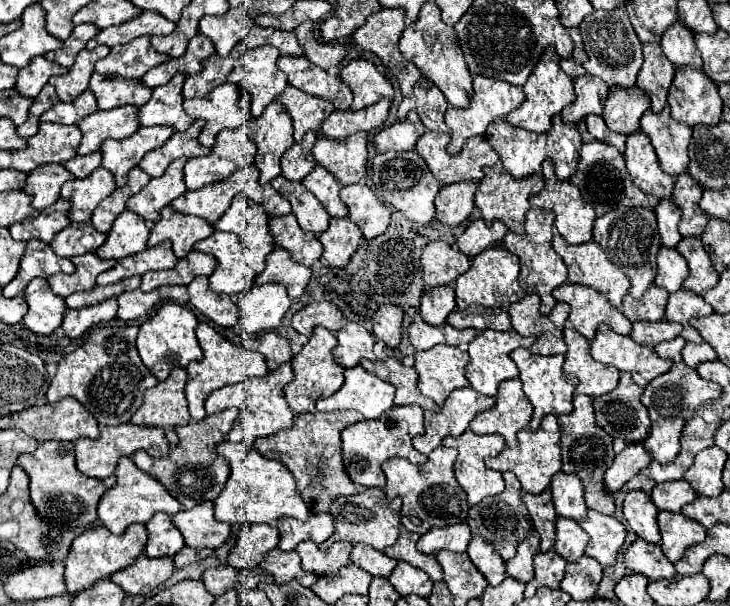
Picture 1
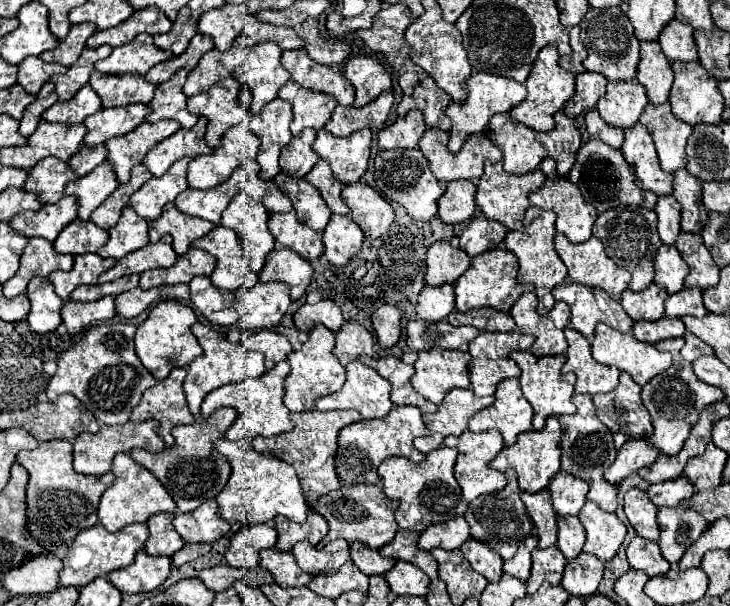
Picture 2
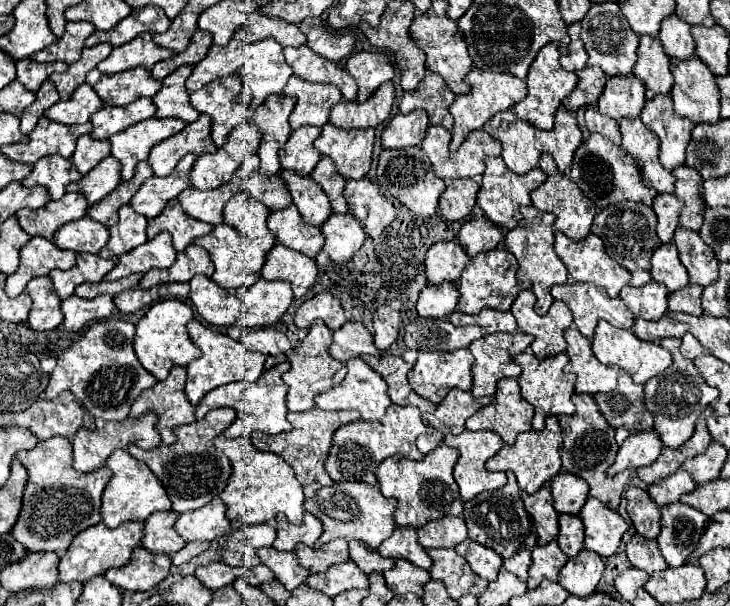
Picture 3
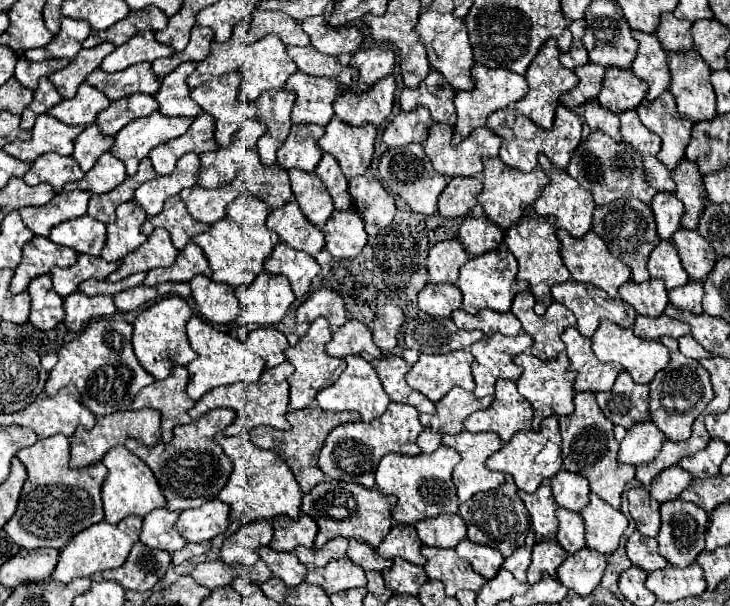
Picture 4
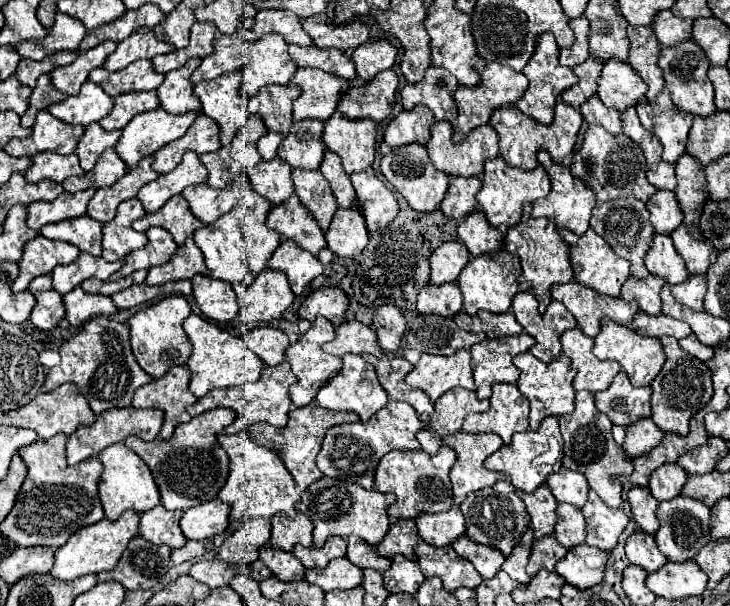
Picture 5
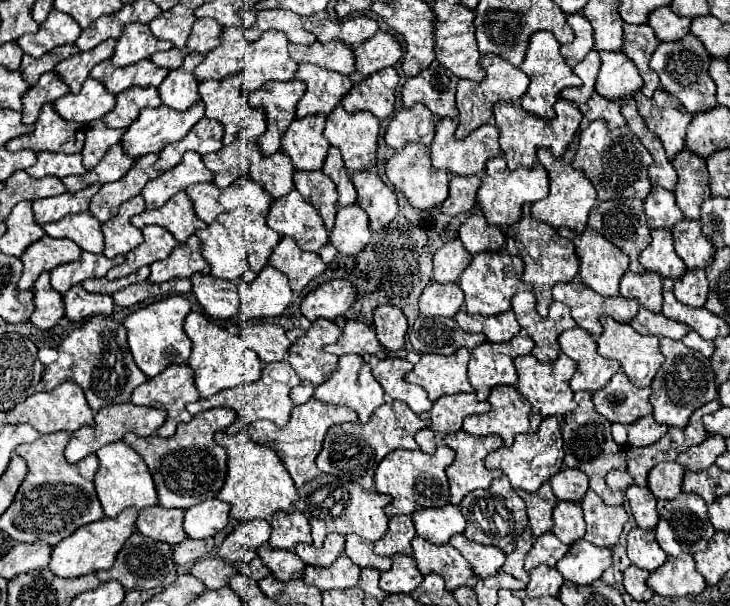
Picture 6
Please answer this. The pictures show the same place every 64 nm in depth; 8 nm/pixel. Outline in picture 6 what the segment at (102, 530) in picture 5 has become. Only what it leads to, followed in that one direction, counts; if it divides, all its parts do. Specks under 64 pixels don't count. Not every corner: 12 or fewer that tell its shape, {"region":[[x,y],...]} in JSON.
{"region":[[136,508],[78,528],[50,558],[76,578],[112,568],[134,532]]}

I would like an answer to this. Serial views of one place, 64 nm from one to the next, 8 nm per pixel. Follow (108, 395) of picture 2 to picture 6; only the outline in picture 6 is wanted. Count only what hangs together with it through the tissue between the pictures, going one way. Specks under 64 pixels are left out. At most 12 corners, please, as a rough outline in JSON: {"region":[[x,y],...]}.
{"region":[[92,316],[62,340],[42,376],[90,408],[128,402],[148,378],[126,330]]}

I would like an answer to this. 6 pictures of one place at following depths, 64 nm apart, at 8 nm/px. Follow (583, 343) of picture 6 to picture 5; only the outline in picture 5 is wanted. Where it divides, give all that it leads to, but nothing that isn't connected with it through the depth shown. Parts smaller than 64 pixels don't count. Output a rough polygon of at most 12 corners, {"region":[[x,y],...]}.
{"region":[[580,328],[560,336],[572,358],[574,390],[606,390],[620,372],[618,362],[598,360],[594,340]]}

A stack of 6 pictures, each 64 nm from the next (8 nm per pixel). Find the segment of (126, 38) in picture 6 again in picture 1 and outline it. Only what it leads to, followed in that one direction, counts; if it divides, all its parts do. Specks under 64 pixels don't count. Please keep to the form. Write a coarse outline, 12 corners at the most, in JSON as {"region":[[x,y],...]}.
{"region":[[150,36],[120,44],[96,62],[108,78],[140,80],[168,62]]}

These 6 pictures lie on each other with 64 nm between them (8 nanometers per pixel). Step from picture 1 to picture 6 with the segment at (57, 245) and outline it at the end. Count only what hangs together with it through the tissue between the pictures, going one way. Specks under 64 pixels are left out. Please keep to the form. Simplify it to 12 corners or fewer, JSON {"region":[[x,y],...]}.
{"region":[[90,212],[44,224],[52,238],[102,252],[100,222]]}

